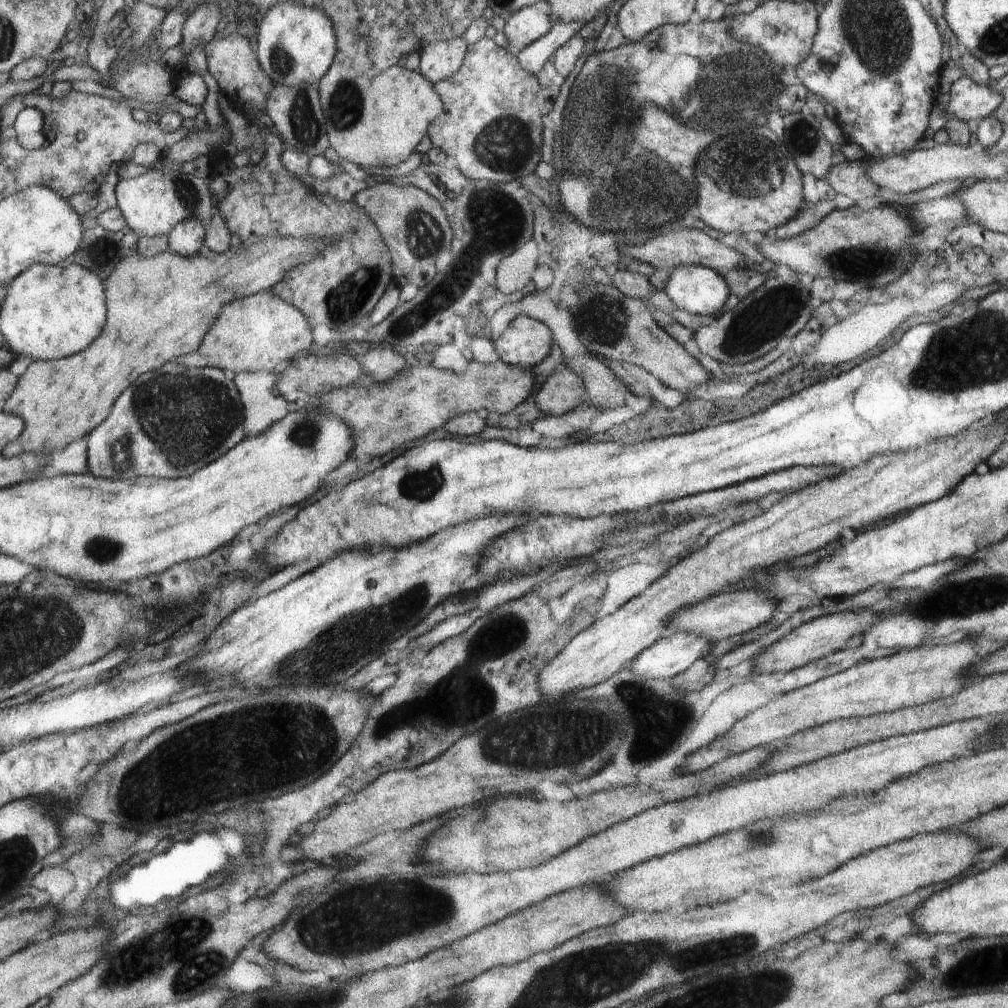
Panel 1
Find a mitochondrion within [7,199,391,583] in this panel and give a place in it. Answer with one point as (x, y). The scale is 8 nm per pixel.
(186, 418)

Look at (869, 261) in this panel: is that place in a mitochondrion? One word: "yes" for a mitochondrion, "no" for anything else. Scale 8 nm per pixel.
yes

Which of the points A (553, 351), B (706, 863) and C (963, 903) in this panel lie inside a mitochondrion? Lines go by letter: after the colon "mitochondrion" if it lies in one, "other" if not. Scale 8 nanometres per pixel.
A: other
B: other
C: other

